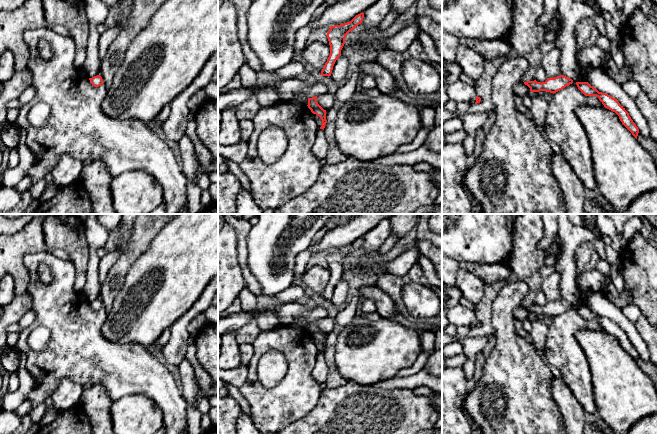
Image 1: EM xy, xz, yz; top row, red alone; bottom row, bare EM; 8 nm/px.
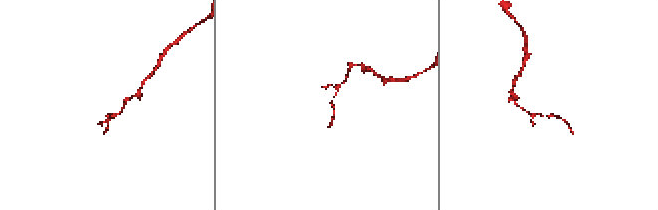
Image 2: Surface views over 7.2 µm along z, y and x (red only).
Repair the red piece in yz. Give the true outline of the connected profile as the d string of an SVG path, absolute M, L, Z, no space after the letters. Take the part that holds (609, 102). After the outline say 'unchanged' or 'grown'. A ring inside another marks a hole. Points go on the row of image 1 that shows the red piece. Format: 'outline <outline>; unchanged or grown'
outline M576 82L578 89L585 96L596 96L602 102L605 108L615 112L622 124L632 133L632 135L637 139L639 129L636 124L633 122L629 113L625 110L623 106L617 101L617 99L612 96L599 92L596 88L591 86L588 82Z; unchanged

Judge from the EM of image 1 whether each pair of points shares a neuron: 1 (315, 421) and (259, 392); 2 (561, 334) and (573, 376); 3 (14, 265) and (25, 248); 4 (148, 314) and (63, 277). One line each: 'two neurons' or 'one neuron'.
1: two neurons
2: one neuron
3: one neuron
4: two neurons

